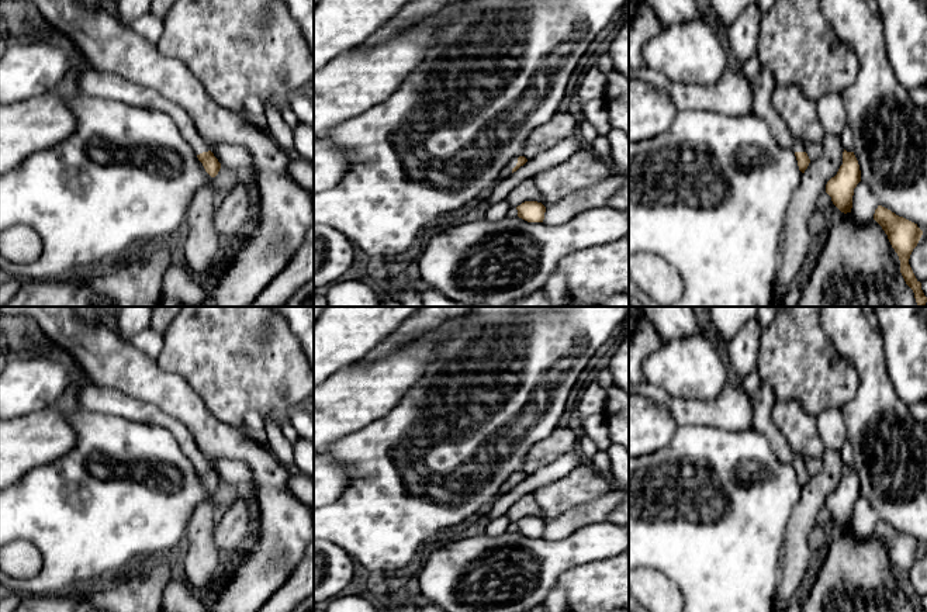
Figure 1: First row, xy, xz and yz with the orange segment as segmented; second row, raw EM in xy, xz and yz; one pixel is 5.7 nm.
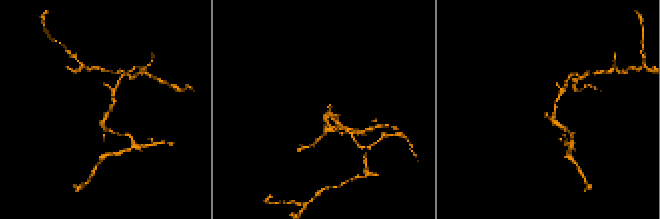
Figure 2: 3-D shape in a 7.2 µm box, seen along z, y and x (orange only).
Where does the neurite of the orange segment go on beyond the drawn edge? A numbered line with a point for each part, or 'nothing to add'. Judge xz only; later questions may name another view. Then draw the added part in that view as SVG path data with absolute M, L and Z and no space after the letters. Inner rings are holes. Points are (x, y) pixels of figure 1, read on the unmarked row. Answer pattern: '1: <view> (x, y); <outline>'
1: xz (507, 486); M518 473L511 474L506 481L501 485L498 491L498 498L502 497L504 494L508 494L512 490L512 484L516 481Z

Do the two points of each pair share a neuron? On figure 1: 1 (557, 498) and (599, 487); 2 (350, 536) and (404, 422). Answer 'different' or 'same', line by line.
1: same
2: same

